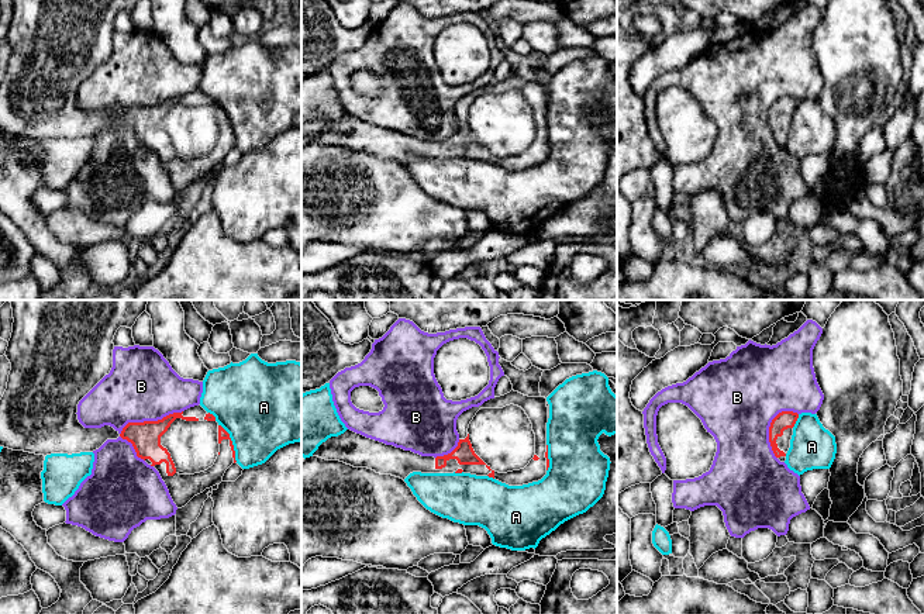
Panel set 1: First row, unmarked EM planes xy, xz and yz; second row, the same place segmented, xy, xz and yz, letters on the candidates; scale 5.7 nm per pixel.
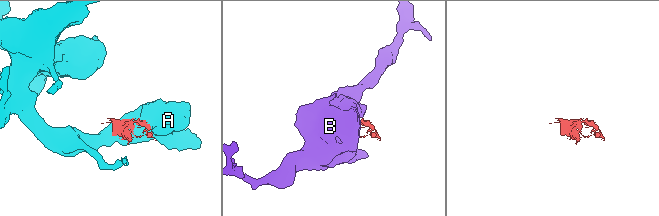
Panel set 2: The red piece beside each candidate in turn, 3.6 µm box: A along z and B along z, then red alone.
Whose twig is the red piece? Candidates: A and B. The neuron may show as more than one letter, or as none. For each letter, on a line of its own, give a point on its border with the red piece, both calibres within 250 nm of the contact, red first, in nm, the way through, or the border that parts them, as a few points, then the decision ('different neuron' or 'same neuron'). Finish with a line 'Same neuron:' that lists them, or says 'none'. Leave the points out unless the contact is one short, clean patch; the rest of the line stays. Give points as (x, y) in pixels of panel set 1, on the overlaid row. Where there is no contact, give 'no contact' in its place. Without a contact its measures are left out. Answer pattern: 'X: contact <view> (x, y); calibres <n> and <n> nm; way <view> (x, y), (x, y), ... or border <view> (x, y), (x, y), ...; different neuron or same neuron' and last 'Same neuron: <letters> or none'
A: contact xy (231, 442); calibres 60 and 460 nm; different neuron
B: contact xy (148, 421); calibres 180 and 400 nm; different neuron
Same neuron: none

